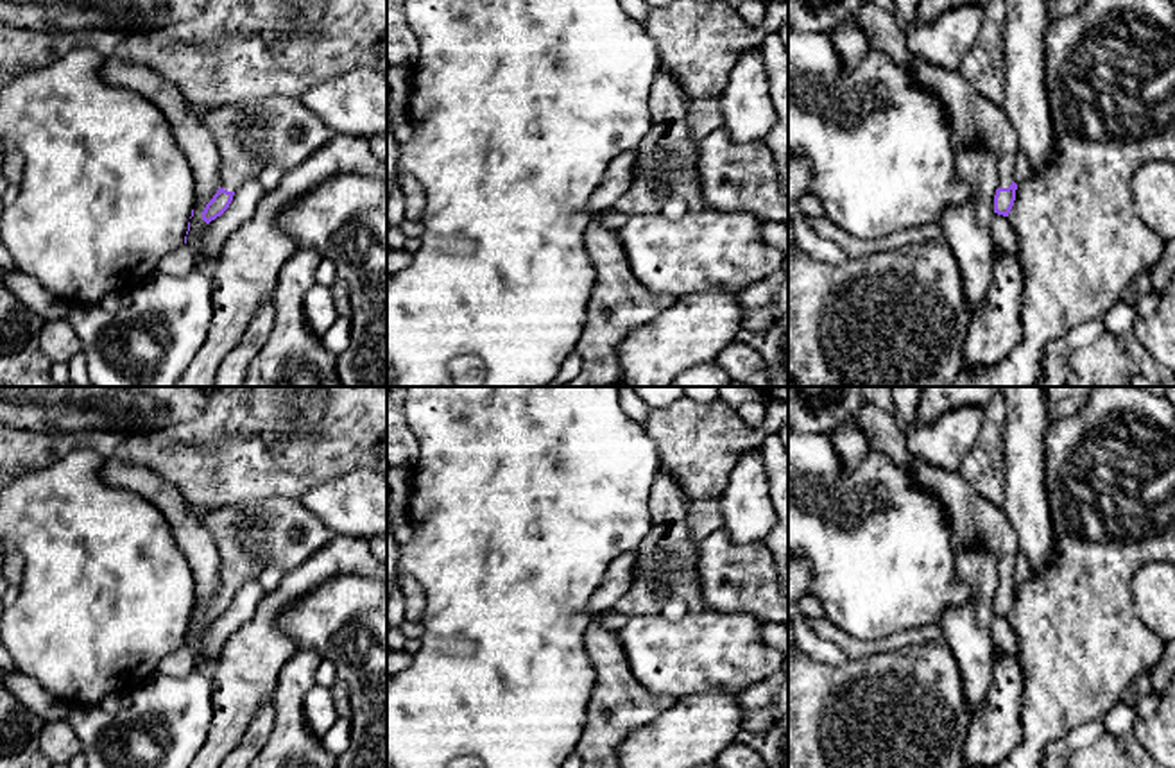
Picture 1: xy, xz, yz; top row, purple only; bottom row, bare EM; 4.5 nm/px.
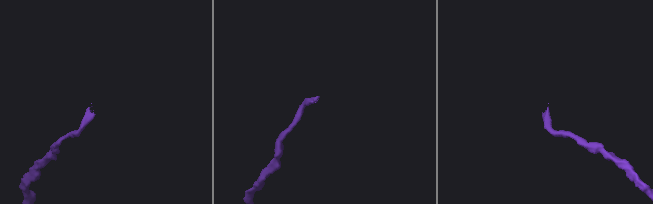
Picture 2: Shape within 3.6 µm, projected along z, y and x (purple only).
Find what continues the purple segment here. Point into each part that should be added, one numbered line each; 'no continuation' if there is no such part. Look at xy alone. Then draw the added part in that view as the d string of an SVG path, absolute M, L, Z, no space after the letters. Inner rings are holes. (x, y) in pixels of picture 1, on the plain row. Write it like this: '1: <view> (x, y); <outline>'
1: xy (280, 530); M285 496L215 507L208 510L202 523L219 550L220 589L227 593L236 593L245 582L258 580L269 564L276 564L281 571L290 573L333 537L333 532L299 499Z

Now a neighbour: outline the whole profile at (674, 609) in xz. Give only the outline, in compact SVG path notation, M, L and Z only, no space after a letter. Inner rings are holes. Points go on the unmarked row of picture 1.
M670 596L663 605L661 616L670 621L679 621L690 612L688 605L677 598Z

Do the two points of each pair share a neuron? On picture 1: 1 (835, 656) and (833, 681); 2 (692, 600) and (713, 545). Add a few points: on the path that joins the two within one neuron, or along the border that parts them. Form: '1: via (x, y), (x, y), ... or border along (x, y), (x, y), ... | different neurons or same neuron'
1: border along (806, 654), (824, 663), (846, 663), (849, 659) | different neurons
2: border along (697, 545), (699, 593), (710, 609) | different neurons

